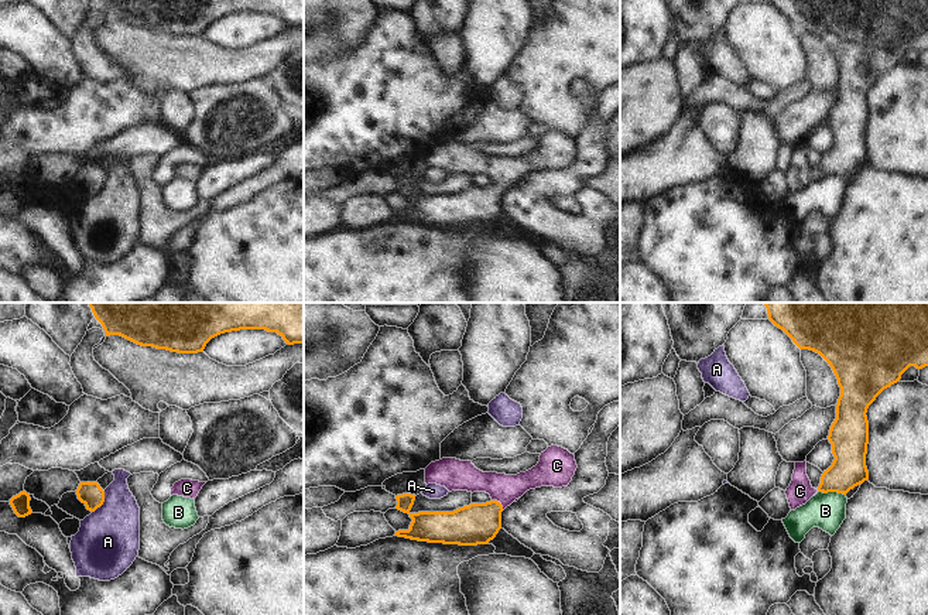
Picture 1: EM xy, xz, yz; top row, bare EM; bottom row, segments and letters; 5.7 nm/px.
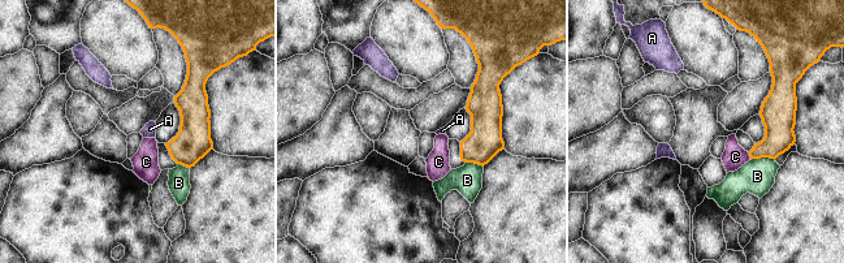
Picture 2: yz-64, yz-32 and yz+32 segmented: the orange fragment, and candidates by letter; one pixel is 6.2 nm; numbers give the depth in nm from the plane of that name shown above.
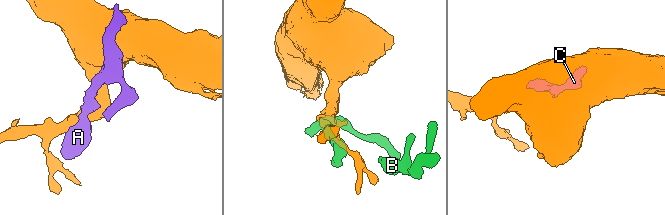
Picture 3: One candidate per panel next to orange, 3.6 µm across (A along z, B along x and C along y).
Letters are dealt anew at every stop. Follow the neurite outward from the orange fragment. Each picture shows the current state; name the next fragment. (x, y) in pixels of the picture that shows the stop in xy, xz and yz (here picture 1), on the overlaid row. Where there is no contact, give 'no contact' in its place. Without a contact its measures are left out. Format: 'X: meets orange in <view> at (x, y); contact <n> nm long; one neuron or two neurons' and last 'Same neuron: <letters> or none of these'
A: meets orange in xy at (102, 502); contact 150 nm long; two neurons
B: meets orange in yz at (832, 491); contact 160 nm long; two neurons
C: meets orange in xz at (499, 502); contact 90 nm long; one neuron
Same neuron: C

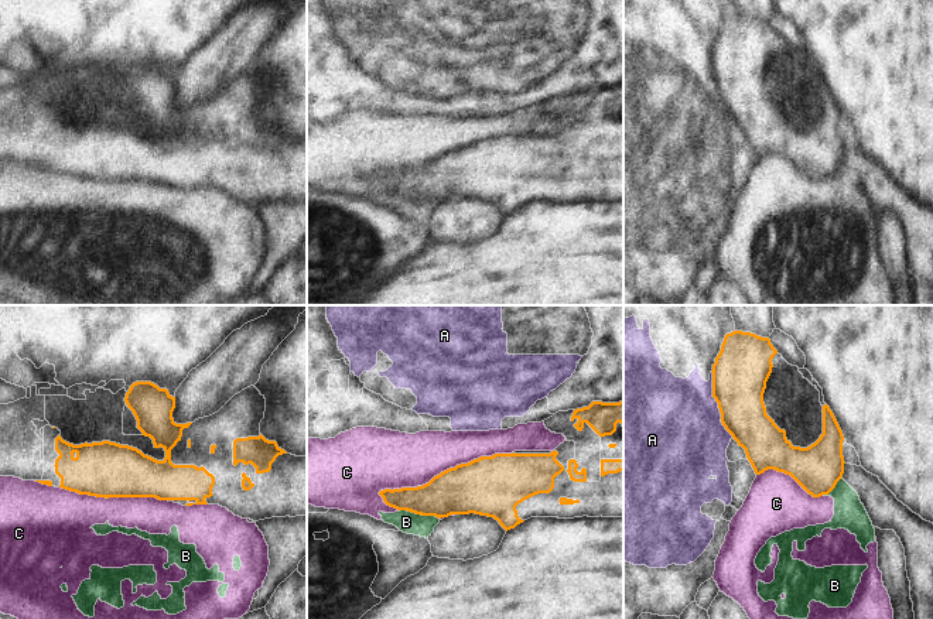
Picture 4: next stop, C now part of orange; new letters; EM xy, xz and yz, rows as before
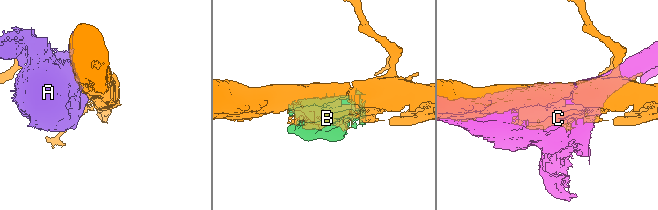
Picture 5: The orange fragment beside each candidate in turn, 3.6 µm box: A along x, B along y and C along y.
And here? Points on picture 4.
A: meets orange in yz at (718, 404); contact 400 nm long; two neurons
B: meets orange in xz at (420, 513); contact 240 nm long; two neurons
C: meets orange in xz at (444, 471); contact 800 nm long; two neurons
Same neuron: none of these

